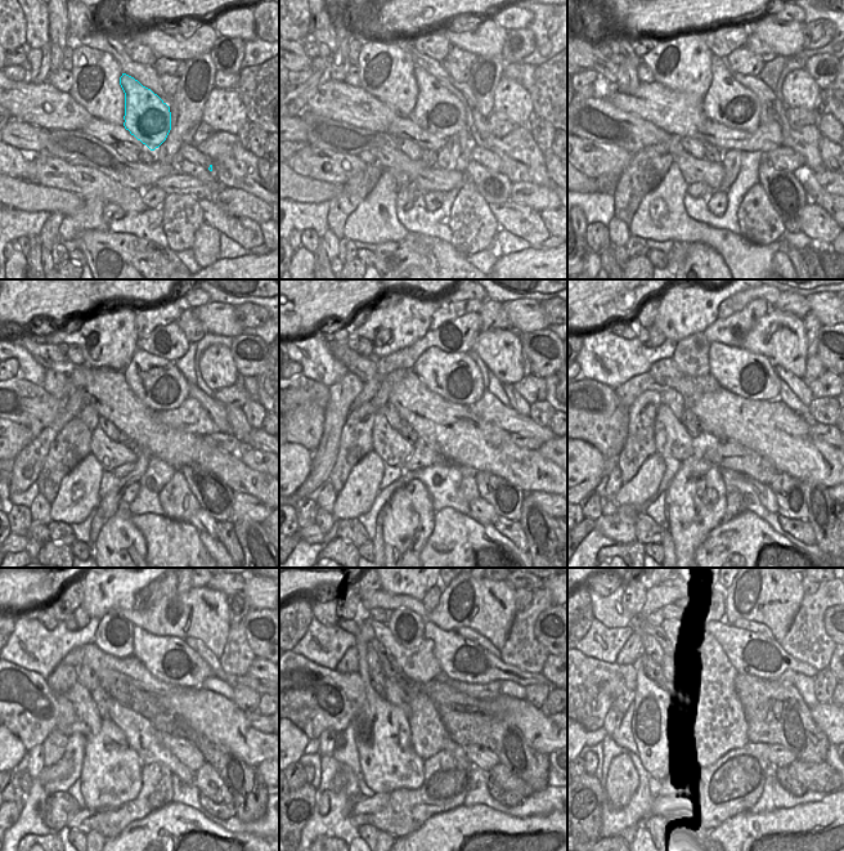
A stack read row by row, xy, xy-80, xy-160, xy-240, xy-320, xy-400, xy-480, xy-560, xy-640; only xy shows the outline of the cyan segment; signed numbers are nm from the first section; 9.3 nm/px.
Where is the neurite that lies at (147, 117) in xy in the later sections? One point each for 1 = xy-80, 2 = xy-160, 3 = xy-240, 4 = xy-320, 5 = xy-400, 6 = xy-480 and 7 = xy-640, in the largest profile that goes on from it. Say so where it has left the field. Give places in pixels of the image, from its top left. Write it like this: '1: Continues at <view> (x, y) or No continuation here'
1: Continues at xy-80 (438, 111)
2: Continues at xy-160 (727, 102)
3: Continues at xy-240 (158, 384)
4: Continues at xy-320 (454, 376)
5: Continues at xy-400 (752, 376)
6: Continues at xy-480 (167, 658)
7: Continues at xy-640 (749, 653)

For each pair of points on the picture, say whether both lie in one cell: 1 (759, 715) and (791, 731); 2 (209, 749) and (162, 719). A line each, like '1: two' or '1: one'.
1: one
2: one

